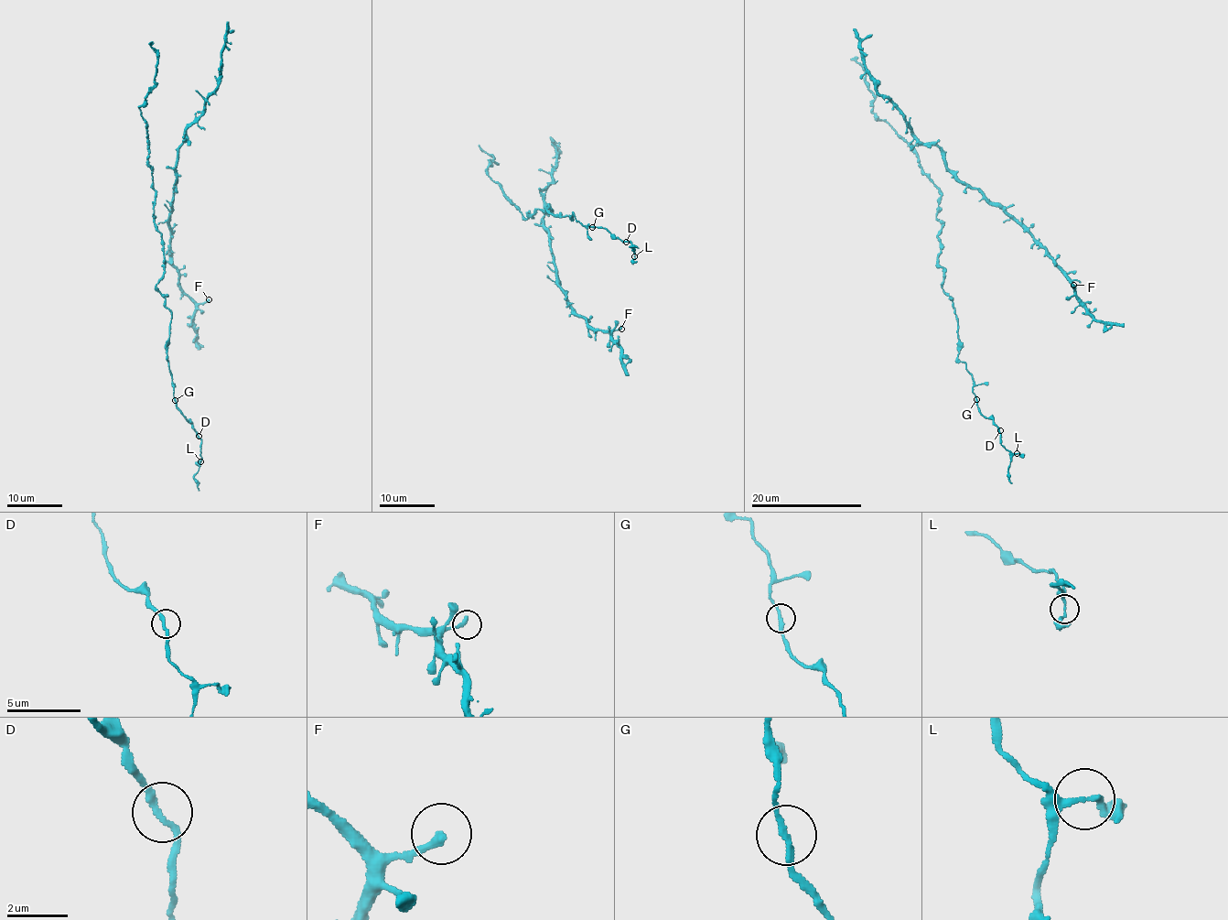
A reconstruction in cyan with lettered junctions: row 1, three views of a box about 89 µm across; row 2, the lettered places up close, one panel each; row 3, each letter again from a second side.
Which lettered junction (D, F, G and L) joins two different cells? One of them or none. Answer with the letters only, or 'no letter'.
no letter

